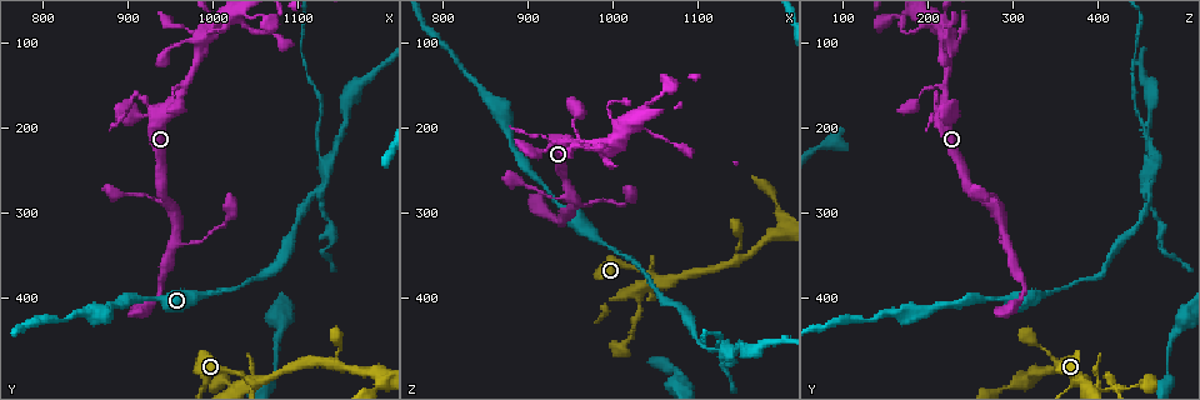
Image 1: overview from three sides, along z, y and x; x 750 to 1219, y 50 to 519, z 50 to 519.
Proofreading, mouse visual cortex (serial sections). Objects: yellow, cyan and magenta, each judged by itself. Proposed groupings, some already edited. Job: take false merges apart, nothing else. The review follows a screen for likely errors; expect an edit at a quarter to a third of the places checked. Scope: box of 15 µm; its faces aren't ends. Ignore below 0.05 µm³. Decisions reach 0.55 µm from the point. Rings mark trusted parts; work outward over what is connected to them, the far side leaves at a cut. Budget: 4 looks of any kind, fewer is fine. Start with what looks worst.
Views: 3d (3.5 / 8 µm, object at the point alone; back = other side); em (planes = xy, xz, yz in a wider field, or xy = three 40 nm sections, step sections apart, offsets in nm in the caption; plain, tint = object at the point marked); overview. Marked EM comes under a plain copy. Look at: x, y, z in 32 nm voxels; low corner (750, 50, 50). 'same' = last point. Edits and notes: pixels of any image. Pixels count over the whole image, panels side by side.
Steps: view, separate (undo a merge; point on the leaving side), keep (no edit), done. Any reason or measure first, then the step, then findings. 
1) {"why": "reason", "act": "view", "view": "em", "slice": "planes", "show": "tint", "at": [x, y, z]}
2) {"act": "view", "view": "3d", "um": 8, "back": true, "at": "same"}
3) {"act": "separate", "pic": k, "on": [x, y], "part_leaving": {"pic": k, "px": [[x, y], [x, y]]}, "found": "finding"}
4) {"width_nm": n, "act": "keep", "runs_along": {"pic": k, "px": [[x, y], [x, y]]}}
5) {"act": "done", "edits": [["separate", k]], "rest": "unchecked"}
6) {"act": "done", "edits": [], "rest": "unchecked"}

{"why": "two arms in line, one across", "act": "view", "view": "3d", "um": 3.5, "at": [1130, 245, 465]}

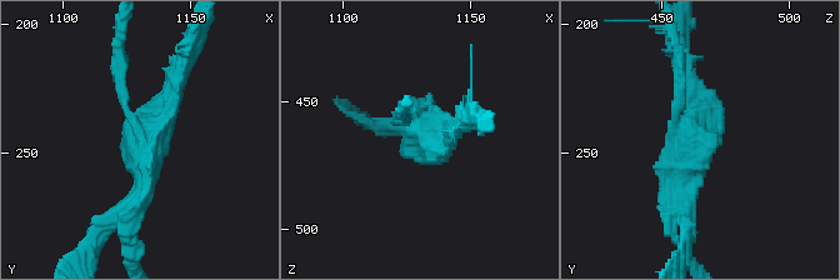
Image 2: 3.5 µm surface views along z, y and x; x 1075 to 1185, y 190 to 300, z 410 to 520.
{"arms": 3, "arm_widths_nm": [150, 200, 200], "act": "view", "view": "em", "slice": "xy", "step": 5, "show": "tint", "at": [1132, 242, 461]}

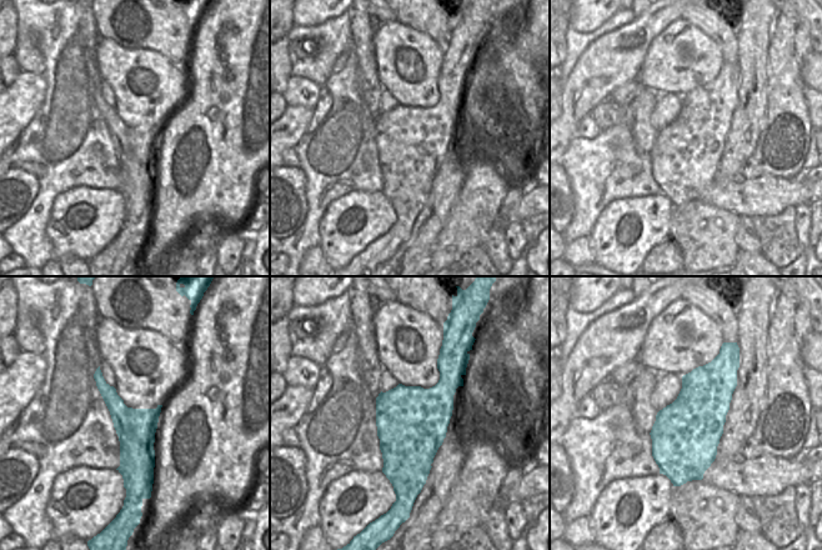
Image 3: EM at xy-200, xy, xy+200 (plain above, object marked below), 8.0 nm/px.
{"act": "separate", "pic": 2, "on": [116, 75], "found": "a second cell is stuck on"}

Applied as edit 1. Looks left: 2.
{"why": "arms part here", "act": "view", "view": "3d", "um": 3.5, "at": [955, 330, 295]}

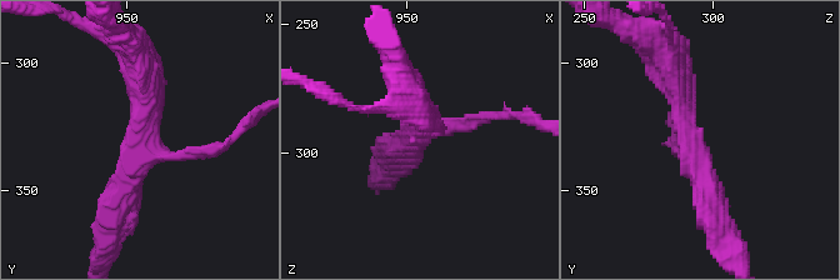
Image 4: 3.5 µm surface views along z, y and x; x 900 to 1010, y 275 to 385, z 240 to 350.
{"arms": 3, "arm_widths_nm": [150, 350, 350], "why": "shape alone is not enough", "act": "view", "view": "em", "slice": "xy", "step": 3, "show": "tint", "at": [955, 332, 292]}

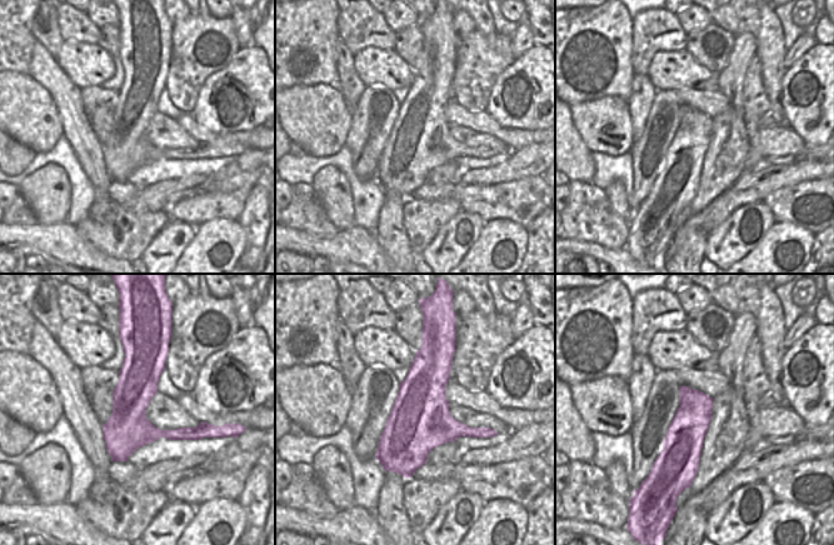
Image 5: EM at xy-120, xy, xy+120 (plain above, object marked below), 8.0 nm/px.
{"act": "keep", "runs_along": {"pic": 4, "px": [[673, 70], [710, 196], [710, 220]]}, "found": "all the same cell"}

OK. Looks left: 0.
{"act": "done", "edits": [["separate", 2]], "rest": "unchecked"}

